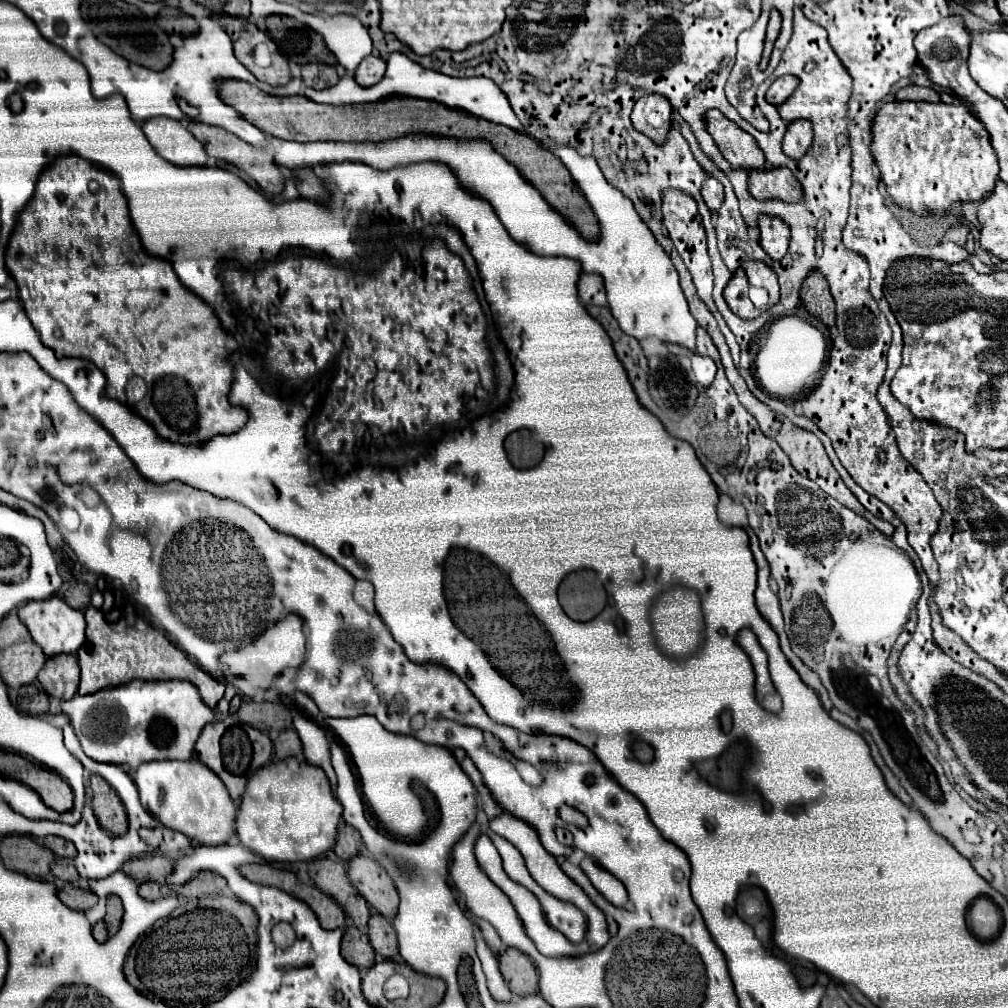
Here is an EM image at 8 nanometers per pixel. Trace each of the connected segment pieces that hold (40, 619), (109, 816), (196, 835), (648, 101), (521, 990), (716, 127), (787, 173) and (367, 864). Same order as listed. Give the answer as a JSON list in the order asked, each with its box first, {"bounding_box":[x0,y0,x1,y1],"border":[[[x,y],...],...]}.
[{"bounding_box":[18,597,84,657],"border":[[[50,597],[44,601],[28,601],[18,609],[20,621],[28,627],[32,639],[44,649],[46,657],[58,655],[58,653],[76,653],[82,647],[84,641],[84,613],[78,609],[72,609],[64,599]]]},{"bounding_box":[90,775,128,835],"border":[[[100,775],[90,777],[90,787],[94,791],[92,809],[100,827],[112,835],[124,835],[128,831],[128,815],[118,793]]]},{"bounding_box":[134,761,236,845],"border":[[[148,761],[136,769],[134,783],[138,785],[142,807],[154,813],[162,825],[180,831],[198,845],[228,843],[234,833],[236,803],[226,793],[216,773],[210,773],[200,761]]]},{"bounding_box":[632,93,672,145],"border":[[[650,93],[650,95],[642,95],[636,101],[632,111],[632,123],[640,133],[650,137],[652,141],[658,141],[660,145],[670,131],[672,125],[670,115],[672,115],[670,101],[664,95]]]},{"bounding_box":[500,947,538,995],"border":[[[510,947],[500,955],[500,971],[516,995],[532,995],[538,993],[538,971],[532,963],[532,959]]]},{"bounding_box":[706,109,766,169],"border":[[[718,109],[706,113],[706,125],[730,165],[742,169],[762,169],[762,165],[766,165],[766,157],[754,137],[724,117]]]},{"bounding_box":[748,167,804,203],"border":[[[786,167],[750,171],[748,185],[750,193],[758,199],[782,199],[790,203],[798,203],[804,199],[802,185],[794,177],[794,173]]]},{"bounding_box":[348,855,398,919],"border":[[[356,855],[348,865],[348,877],[368,905],[386,919],[392,919],[398,911],[398,893],[388,873],[366,855]]]}]

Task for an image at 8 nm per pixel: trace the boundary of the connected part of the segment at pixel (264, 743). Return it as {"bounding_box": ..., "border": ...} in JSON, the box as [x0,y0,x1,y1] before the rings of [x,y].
{"bounding_box":[242,725,272,771],"border":[[[242,725],[242,729],[248,733],[250,743],[254,745],[254,755],[252,755],[252,763],[250,763],[250,771],[256,771],[258,767],[266,765],[272,759],[272,741],[266,733],[250,727],[250,725]]]}

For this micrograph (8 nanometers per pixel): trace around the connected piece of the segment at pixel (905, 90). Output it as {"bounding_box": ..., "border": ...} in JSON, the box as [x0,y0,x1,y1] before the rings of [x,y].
{"bounding_box":[896,85,940,101],"border":[[[910,85],[910,87],[902,87],[896,93],[896,99],[898,101],[940,101],[940,95],[930,87]]]}

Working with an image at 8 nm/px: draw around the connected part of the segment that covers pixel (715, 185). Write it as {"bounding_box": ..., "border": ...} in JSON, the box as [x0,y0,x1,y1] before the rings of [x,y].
{"bounding_box":[702,175,724,213],"border":[[[710,175],[704,181],[704,185],[702,185],[702,197],[704,197],[704,201],[706,201],[706,205],[708,205],[708,209],[712,213],[718,211],[722,201],[724,201],[724,187],[722,187],[722,183]]]}

